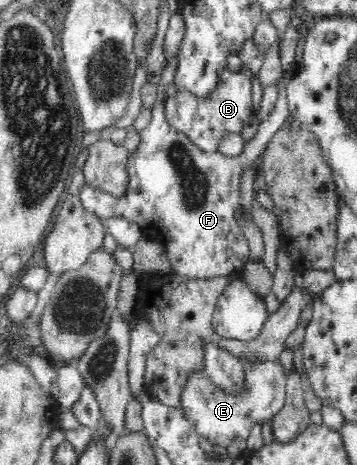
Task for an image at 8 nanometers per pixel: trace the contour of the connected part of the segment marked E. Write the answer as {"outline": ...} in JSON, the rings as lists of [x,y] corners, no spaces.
{"outline":[[[260,352],[242,353],[238,358],[241,360],[241,381],[237,388],[230,391],[221,388],[200,367],[185,372],[185,380],[177,394],[177,404],[196,432],[223,447],[237,438],[246,439],[253,428],[276,415],[285,404],[285,373],[278,359],[269,360],[267,356],[260,356]]]}

